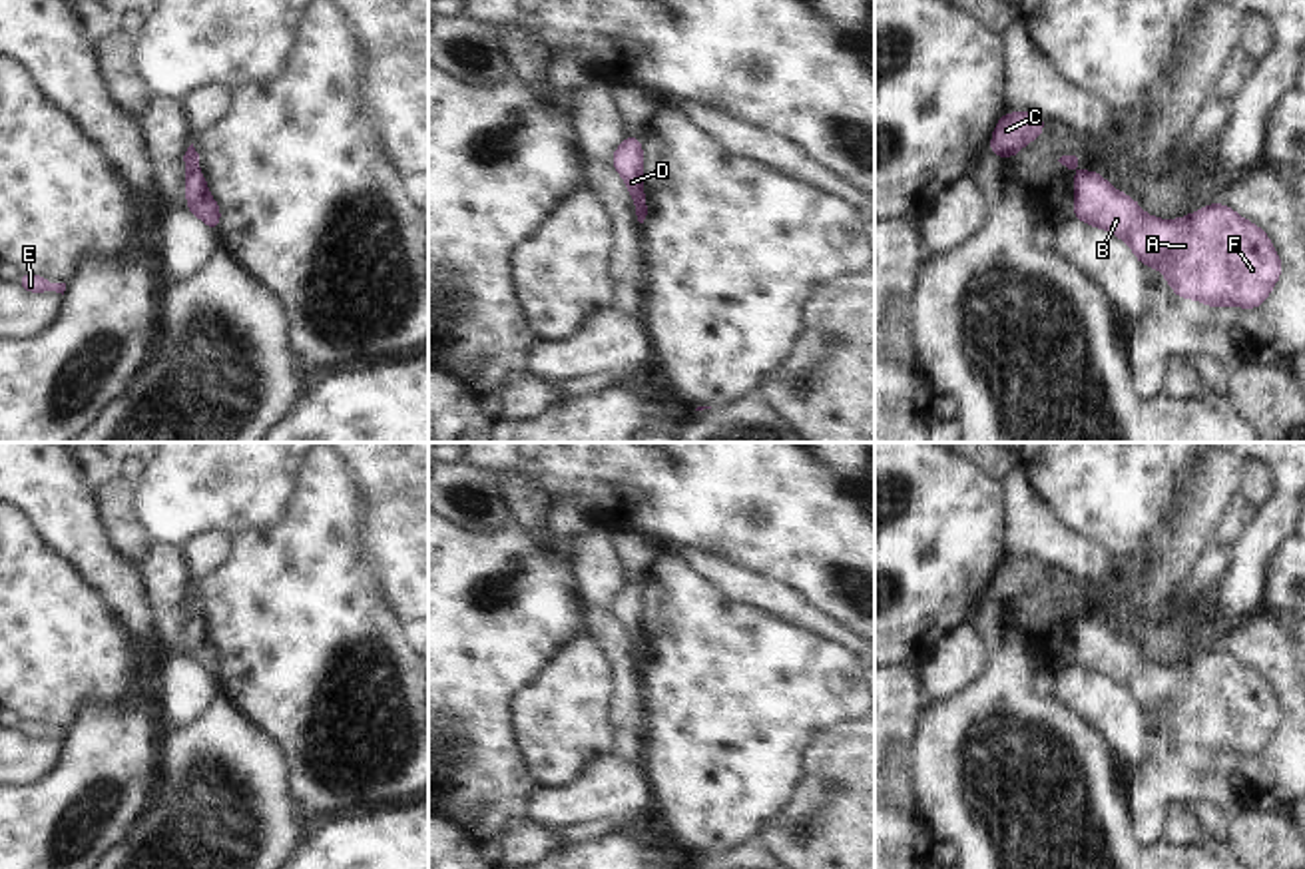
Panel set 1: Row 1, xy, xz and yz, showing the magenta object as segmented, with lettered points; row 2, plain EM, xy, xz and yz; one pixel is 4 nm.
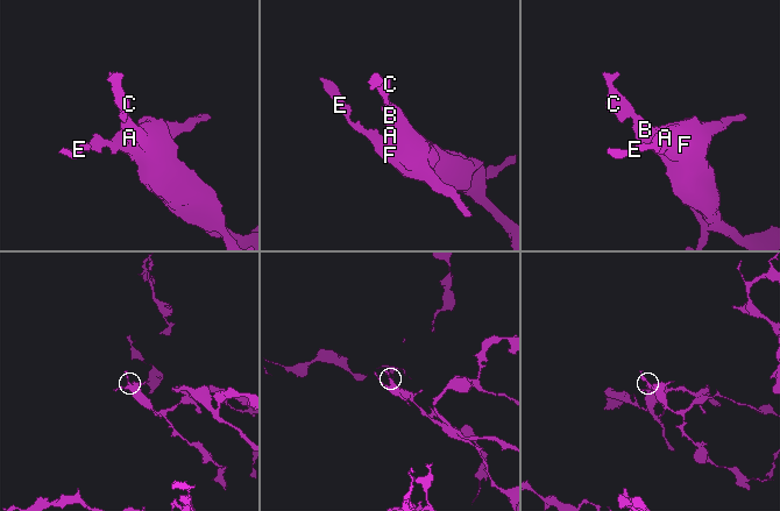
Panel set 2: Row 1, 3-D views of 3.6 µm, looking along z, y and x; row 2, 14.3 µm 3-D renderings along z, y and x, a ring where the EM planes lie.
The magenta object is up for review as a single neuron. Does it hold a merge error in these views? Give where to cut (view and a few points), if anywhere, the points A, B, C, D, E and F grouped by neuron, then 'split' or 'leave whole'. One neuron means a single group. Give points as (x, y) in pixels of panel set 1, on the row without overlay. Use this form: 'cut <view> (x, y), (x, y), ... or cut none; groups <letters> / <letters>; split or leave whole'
cut xy (198, 614), (188, 618); groups A B E F / C D; split

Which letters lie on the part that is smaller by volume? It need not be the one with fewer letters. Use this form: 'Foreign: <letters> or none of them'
Foreign: C, D

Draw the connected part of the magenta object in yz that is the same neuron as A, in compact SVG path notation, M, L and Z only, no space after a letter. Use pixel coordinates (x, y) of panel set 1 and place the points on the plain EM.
M1094 616L1074 620L1072 664L1126 688L1136 706L1158 714L1177 747L1195 745L1207 753L1261 755L1277 731L1283 710L1269 682L1225 650L1207 650L1172 668L1148 662L1128 640L1118 638Z

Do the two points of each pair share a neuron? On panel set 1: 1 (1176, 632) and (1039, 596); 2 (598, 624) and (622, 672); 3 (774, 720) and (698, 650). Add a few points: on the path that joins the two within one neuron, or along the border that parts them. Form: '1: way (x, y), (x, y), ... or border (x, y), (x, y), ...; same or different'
1: way (1142, 632), (1096, 600), (1082, 592), (1072, 592); same
2: way (610, 636), (620, 660); same
3: way (756, 702), (716, 668); same

